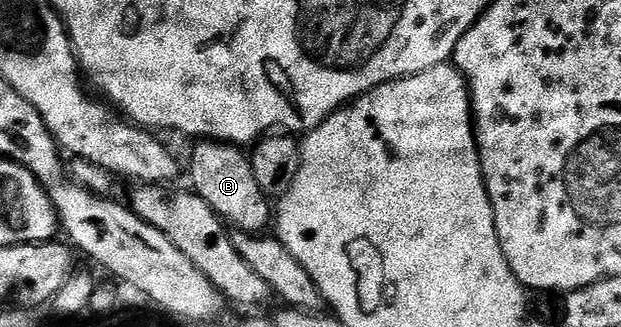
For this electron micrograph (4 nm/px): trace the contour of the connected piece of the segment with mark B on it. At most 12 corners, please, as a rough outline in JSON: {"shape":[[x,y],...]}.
{"shape":[[201,140],[189,180],[230,229],[261,234],[271,200],[240,147]]}

